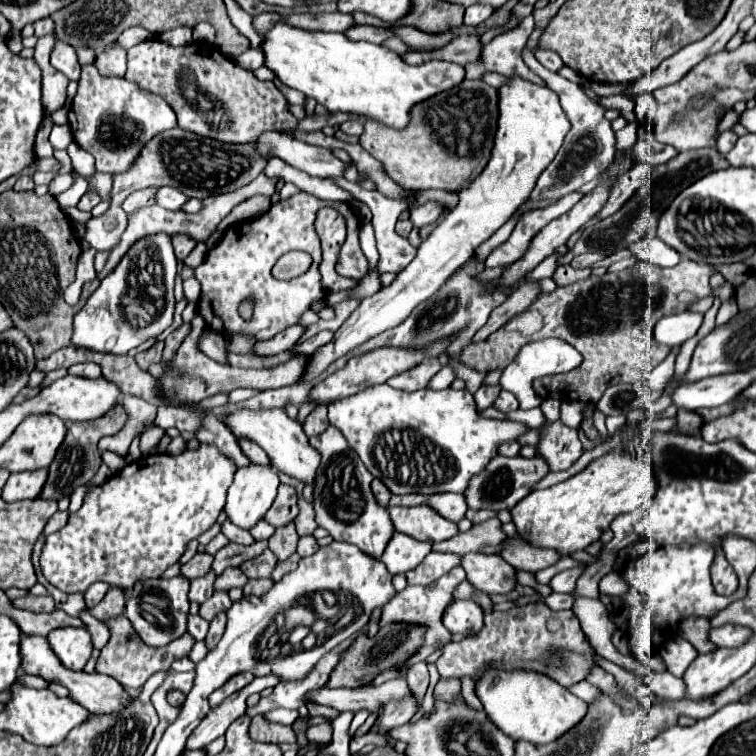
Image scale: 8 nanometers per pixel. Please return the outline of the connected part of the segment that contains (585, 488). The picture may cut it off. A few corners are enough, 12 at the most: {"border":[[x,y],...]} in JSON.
{"border":[[609,452],[511,514],[531,546],[585,550],[651,502],[643,456]]}

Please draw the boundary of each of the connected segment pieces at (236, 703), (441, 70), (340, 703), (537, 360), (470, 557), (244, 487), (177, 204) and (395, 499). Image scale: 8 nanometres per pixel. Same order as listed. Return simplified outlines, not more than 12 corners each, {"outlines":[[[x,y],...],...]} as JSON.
{"outlines":[[[259,676],[225,698],[201,720],[187,748],[199,750],[227,732],[245,714],[245,700],[281,678]],[[277,22],[265,66],[329,112],[405,128],[463,66]],[[405,678],[381,686],[315,688],[305,702],[377,712],[407,694]],[[561,338],[529,342],[503,370],[521,410],[541,404],[531,382],[583,362]],[[463,556],[467,580],[485,594],[509,594],[515,568],[501,556]],[[271,466],[239,468],[227,492],[227,518],[251,530],[273,504]],[[165,186],[157,192],[157,204],[167,210],[181,210],[189,196]],[[423,494],[391,496],[389,506],[421,506]]]}

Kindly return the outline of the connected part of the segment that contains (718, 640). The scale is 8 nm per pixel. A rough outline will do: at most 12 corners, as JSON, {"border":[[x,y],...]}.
{"border":[[727,624],[711,628],[709,638],[719,648],[739,648],[753,630]]}

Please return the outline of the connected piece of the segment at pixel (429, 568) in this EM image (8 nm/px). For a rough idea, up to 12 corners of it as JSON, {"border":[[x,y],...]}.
{"border":[[433,552],[417,570],[409,584],[435,582],[461,564],[457,554]]}

